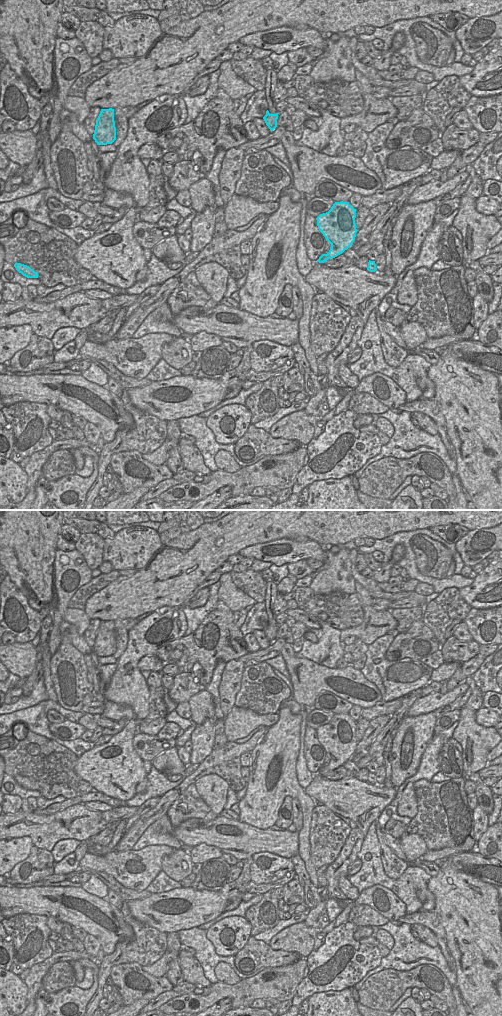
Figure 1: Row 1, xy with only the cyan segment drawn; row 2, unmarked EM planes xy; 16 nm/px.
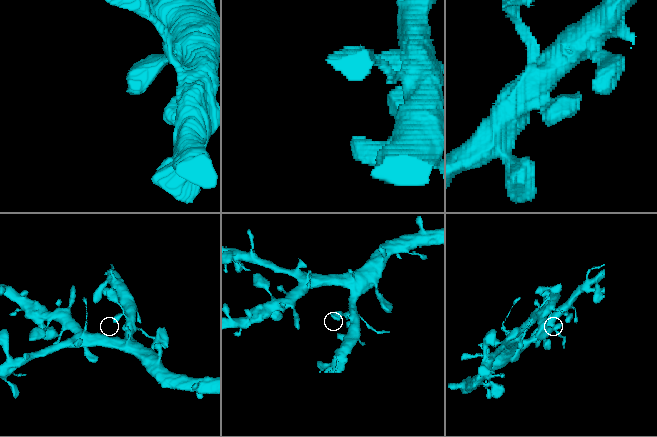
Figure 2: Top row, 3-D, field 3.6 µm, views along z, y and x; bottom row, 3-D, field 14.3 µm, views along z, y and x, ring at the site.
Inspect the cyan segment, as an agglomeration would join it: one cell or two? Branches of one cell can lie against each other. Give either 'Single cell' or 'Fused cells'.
Fused cells

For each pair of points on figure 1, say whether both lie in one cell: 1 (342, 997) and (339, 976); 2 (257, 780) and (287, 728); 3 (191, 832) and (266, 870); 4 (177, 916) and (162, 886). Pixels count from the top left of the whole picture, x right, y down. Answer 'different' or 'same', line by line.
1: different
2: same
3: different
4: different

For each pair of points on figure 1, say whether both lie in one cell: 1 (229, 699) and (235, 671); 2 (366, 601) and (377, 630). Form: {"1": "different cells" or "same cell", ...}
{"1": "same cell", "2": "same cell"}

